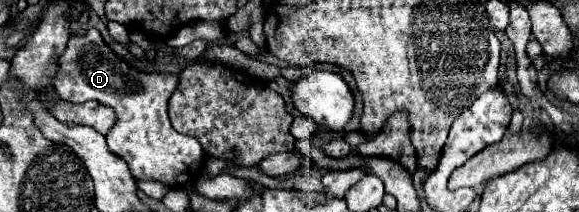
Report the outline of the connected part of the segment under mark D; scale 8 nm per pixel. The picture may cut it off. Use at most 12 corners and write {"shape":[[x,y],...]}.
{"shape":[[98,30],[54,88],[116,110],[106,144],[136,180],[194,184],[204,150],[168,120],[176,76],[138,72]]}

